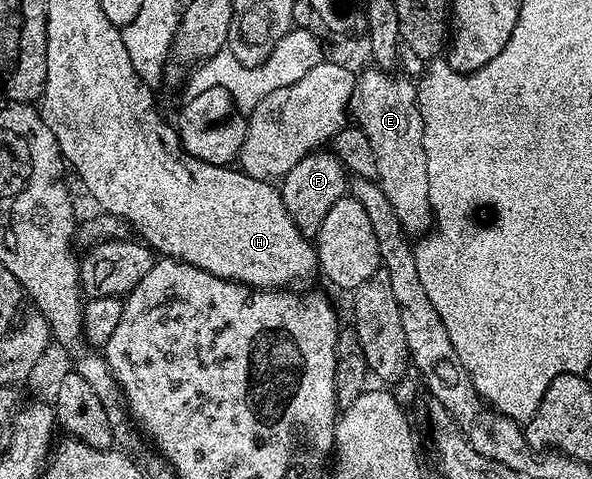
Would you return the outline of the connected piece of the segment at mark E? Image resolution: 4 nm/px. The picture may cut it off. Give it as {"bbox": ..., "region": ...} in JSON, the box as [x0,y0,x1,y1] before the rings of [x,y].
{"bbox":[353,68,433,236],"region":[[[370,68],[357,78],[353,99],[353,118],[369,136],[369,145],[377,156],[377,181],[381,192],[389,196],[397,220],[408,235],[419,236],[433,226],[429,204],[429,168],[423,147],[423,117],[417,105],[417,86],[410,77]]]}

